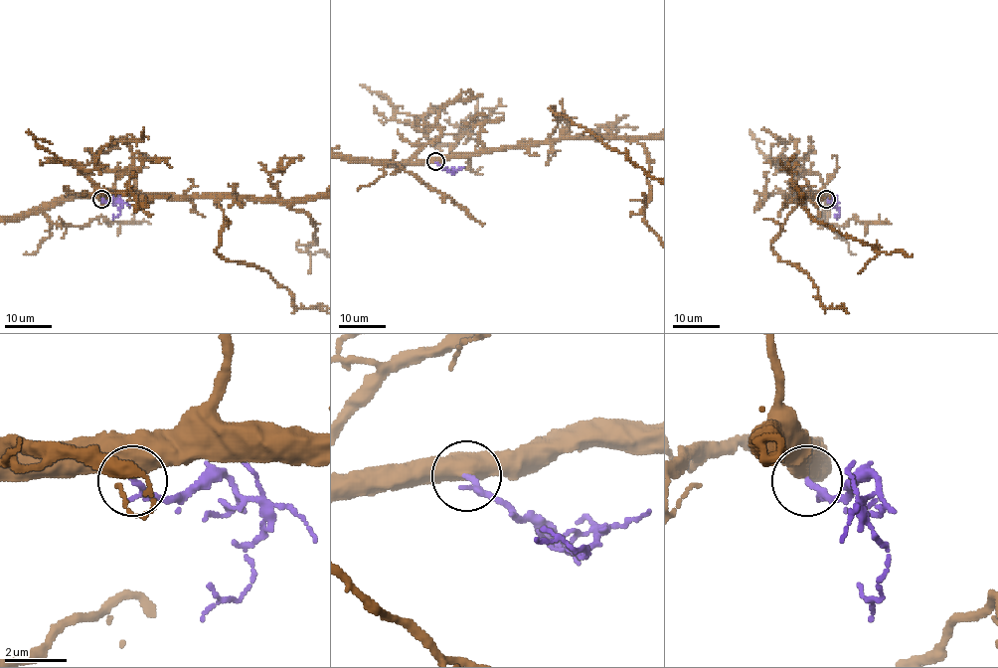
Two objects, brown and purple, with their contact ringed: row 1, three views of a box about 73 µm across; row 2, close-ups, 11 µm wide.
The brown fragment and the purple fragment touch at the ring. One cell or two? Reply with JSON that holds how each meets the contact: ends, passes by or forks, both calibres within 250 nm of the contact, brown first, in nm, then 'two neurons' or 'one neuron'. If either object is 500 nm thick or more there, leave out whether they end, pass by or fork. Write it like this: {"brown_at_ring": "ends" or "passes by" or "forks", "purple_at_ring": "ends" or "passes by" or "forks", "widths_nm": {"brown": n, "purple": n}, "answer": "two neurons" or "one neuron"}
{"widths_nm": {"brown": 650, "purple": 200}, "answer": "one neuron"}

